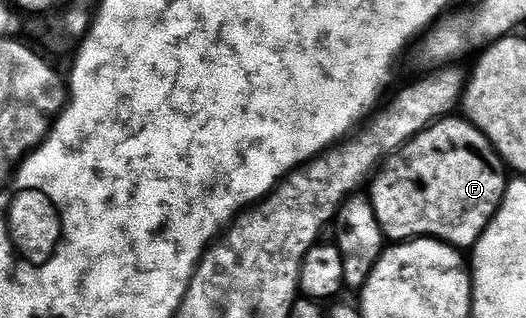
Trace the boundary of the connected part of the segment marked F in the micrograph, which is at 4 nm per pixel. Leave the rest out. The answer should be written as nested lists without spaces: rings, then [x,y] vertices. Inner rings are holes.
[[[441,118],[397,150],[370,181],[370,199],[378,226],[392,242],[440,240],[457,250],[470,250],[494,218],[504,197],[509,177],[494,146],[467,119]]]

